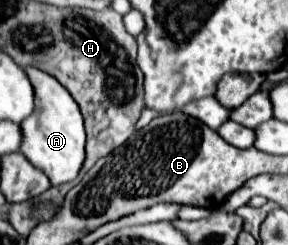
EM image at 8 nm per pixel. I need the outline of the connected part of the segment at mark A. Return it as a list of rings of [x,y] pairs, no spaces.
[[[26,68],[30,82],[34,86],[36,94],[36,110],[26,122],[22,122],[22,154],[38,166],[52,182],[52,186],[60,186],[64,182],[70,182],[78,176],[84,158],[86,158],[86,130],[84,130],[84,118],[80,114],[78,104],[70,94],[66,94],[66,88],[58,86],[56,78],[50,78],[46,72],[36,68]]]

